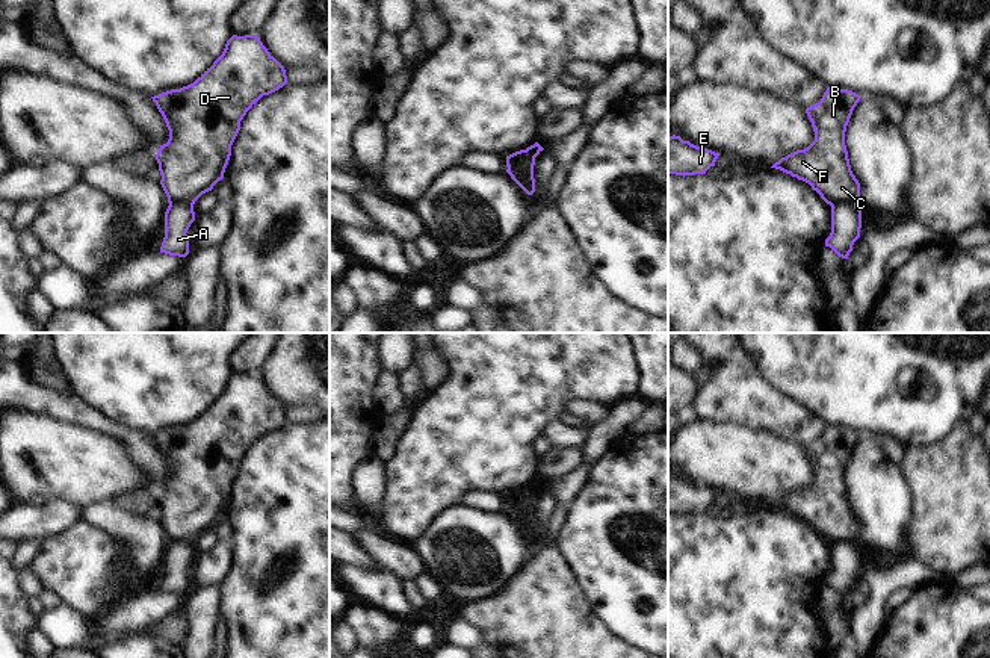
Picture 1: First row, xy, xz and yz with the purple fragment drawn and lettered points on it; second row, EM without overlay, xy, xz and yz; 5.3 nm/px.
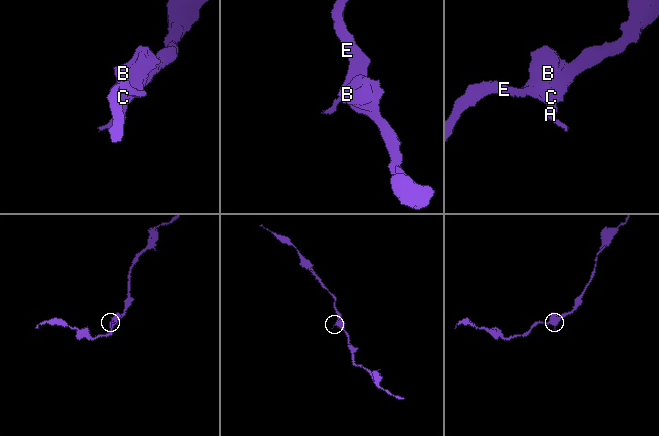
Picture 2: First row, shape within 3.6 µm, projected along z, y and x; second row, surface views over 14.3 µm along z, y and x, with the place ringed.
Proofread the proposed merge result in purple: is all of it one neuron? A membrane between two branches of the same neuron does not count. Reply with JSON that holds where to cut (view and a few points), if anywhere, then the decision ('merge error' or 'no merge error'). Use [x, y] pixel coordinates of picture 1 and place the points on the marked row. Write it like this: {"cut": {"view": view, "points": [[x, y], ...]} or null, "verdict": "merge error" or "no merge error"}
{"cut": {"view": "yz", "points": [[856, 204], [836, 201], [832, 206]]}, "verdict": "merge error"}

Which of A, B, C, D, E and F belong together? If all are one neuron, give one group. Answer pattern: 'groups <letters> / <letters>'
groups A / B C D E F

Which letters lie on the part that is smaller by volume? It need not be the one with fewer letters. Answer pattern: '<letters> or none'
A

